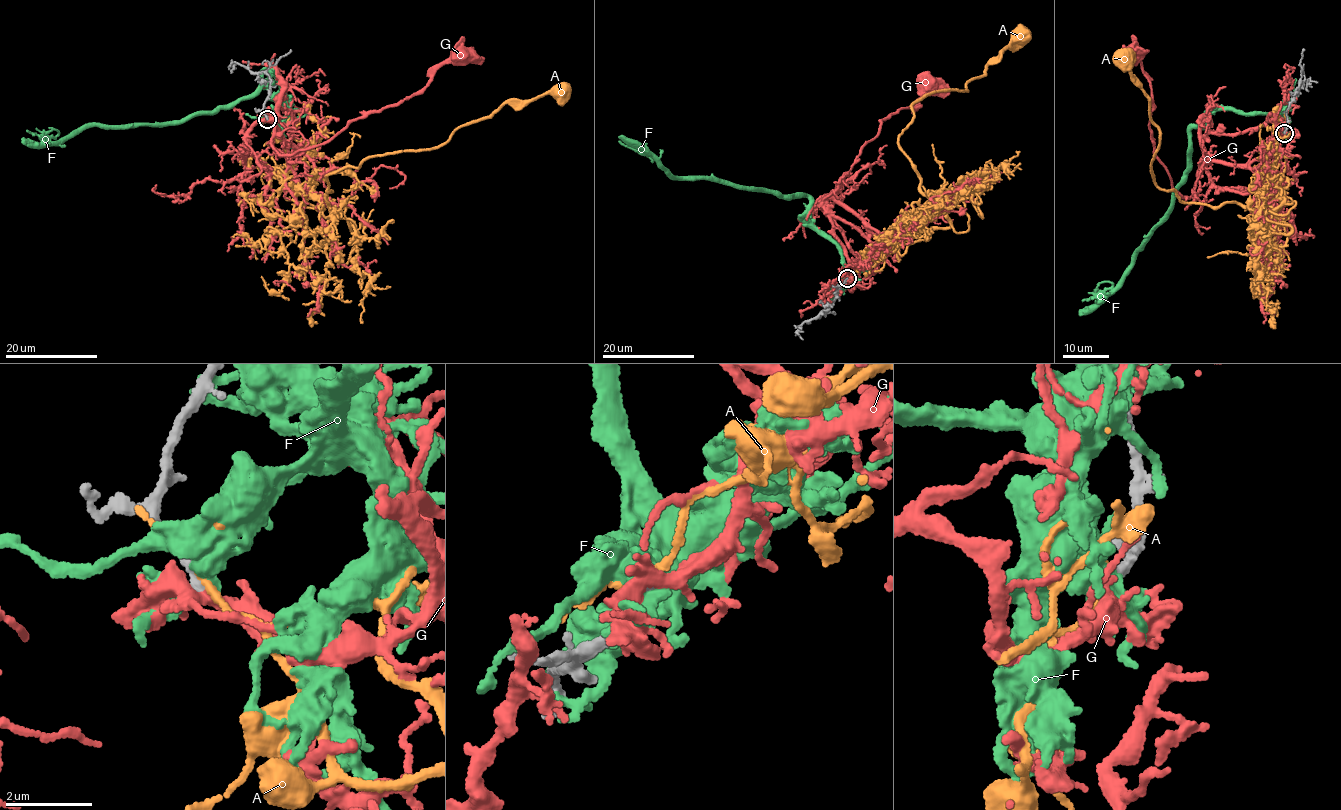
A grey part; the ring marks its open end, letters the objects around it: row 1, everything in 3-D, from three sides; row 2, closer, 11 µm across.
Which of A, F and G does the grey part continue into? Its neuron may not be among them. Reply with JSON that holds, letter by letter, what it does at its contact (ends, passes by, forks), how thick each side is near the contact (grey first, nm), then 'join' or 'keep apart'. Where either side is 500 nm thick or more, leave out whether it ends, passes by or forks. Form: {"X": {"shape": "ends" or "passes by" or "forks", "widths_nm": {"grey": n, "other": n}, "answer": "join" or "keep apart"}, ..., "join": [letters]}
{"A": {"shape": "forks", "widths_nm": {"grey": 320, "other": 140}, "answer": "keep apart"}, "F": {"shape": "forks", "widths_nm": {"grey": 320, "other": 380}, "answer": "keep apart"}, "G": {"shape": "forks", "widths_nm": {"grey": 300, "other": 360}, "answer": "join"}, "join": ["G"]}

